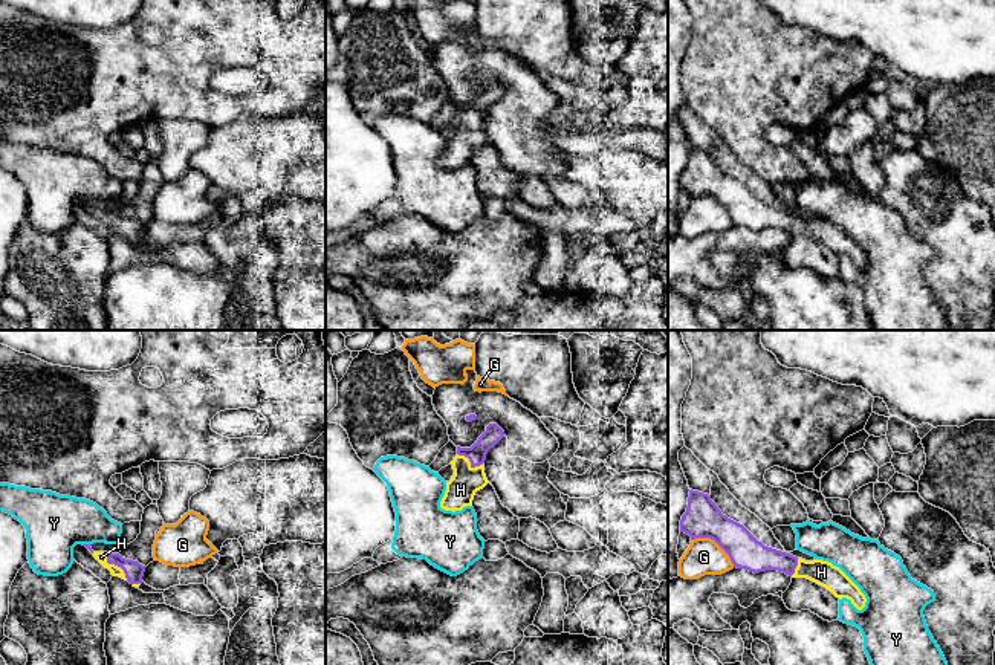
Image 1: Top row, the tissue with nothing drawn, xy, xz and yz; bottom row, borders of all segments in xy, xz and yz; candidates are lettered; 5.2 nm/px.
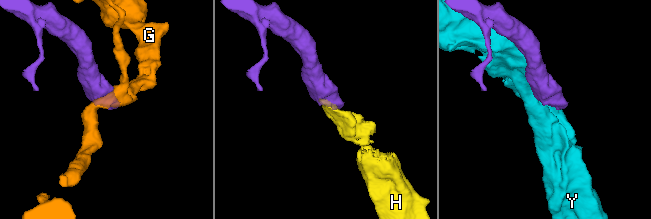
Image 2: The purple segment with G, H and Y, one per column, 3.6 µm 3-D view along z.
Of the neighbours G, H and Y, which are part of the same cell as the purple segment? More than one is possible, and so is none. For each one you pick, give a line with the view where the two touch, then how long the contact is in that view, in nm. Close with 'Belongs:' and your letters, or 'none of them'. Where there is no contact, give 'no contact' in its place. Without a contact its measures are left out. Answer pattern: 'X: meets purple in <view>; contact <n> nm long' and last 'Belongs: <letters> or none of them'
H: meets purple in xy; contact 170 nm long
Belongs: H

